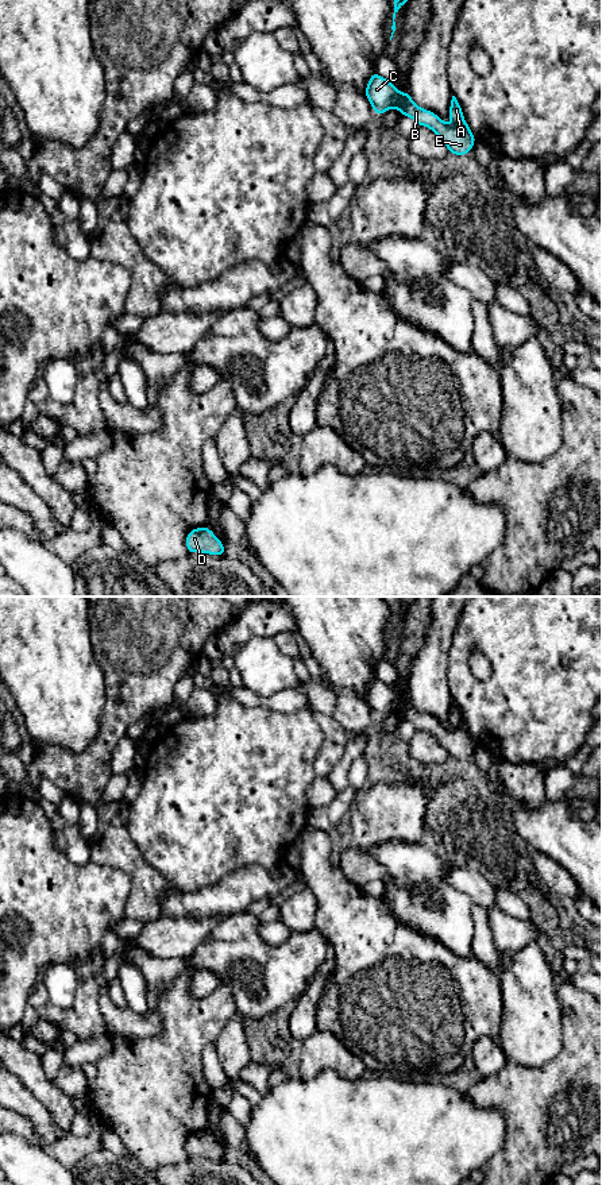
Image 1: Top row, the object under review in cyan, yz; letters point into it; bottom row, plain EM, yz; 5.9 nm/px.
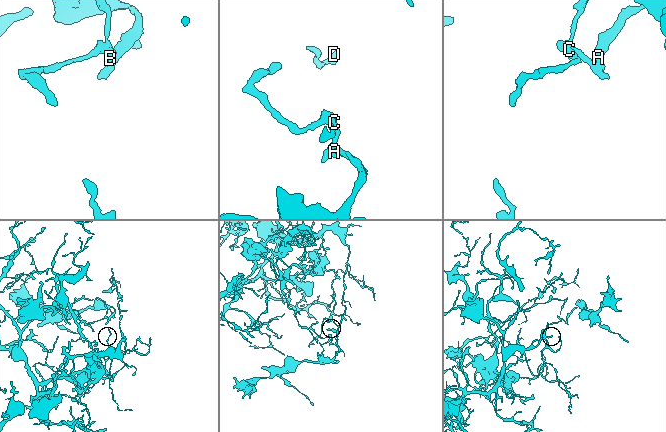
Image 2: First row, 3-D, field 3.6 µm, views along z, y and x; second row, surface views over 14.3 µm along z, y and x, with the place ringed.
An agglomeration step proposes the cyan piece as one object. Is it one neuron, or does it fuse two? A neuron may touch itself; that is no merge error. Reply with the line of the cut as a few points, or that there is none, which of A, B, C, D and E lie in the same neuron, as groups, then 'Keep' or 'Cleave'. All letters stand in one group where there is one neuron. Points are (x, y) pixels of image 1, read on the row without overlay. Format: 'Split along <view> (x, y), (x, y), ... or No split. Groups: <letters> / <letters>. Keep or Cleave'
Split along yz (463, 725), (454, 729). Groups: A / B C D E. Cleave

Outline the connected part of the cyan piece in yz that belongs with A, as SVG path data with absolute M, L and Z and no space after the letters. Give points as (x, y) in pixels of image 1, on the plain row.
M452 700L452 705L449 707L449 725L452 729L458 729L458 727L464 726L464 721L463 721L460 707L456 705L455 700Z

